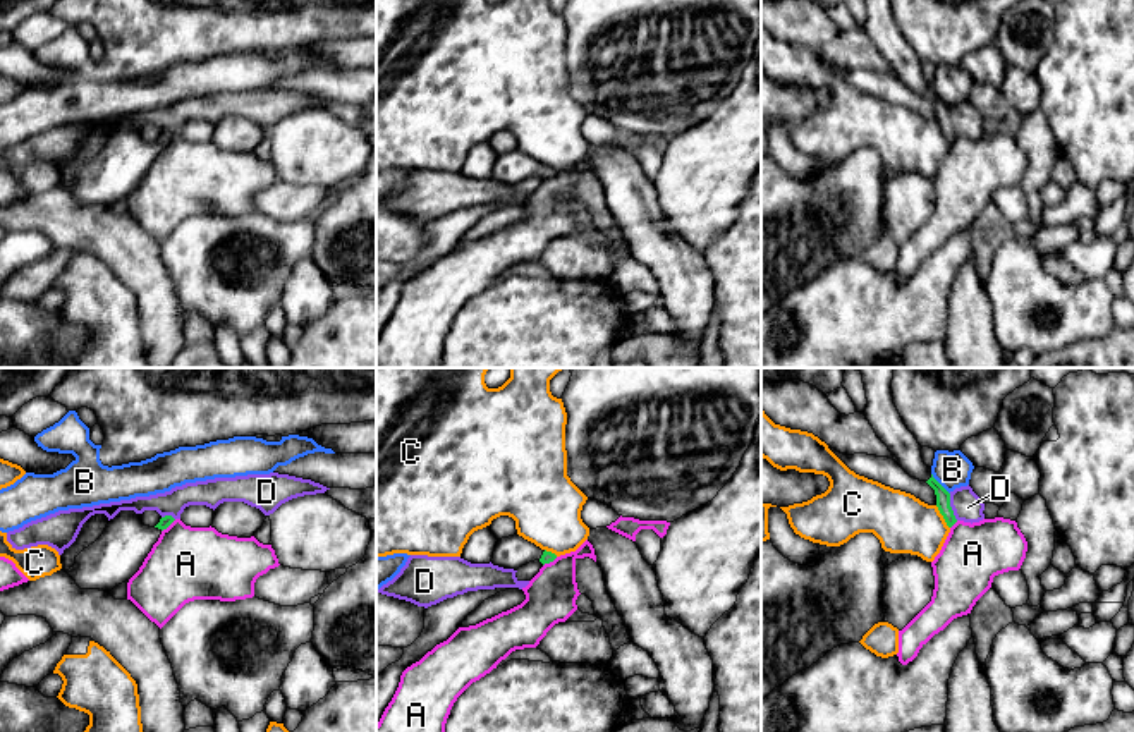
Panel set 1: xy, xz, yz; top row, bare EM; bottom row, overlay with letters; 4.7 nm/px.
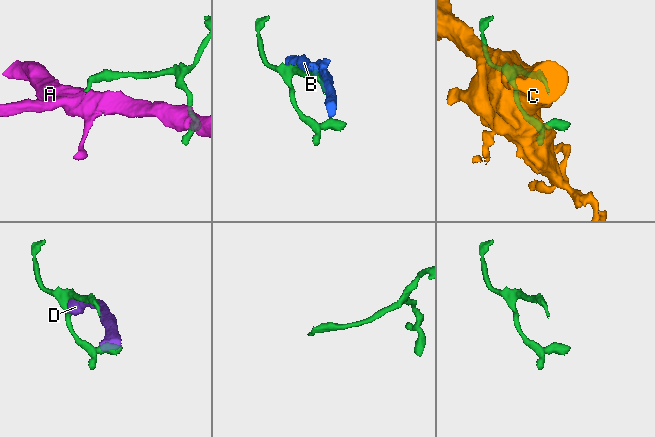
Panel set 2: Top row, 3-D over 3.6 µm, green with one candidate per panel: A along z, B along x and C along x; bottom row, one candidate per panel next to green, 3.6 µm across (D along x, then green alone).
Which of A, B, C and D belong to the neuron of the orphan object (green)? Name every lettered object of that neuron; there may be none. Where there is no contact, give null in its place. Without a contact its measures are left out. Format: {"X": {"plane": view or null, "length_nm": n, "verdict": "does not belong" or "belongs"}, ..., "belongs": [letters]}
{"A": {"plane": "yz", "length_nm": 50, "verdict": "does not belong"}, "B": {"plane": "yz", "length_nm": 130, "verdict": "does not belong"}, "C": {"plane": "yz", "length_nm": 130, "verdict": "does not belong"}, "D": {"plane": "yz", "length_nm": 130, "verdict": "does not belong"}, "belongs": []}

